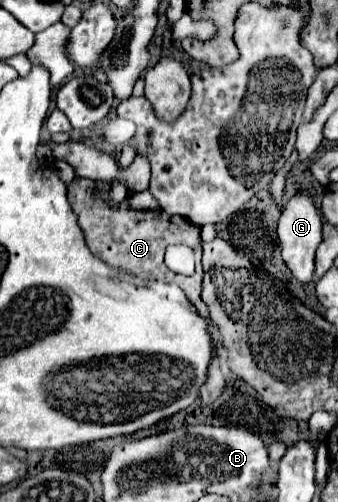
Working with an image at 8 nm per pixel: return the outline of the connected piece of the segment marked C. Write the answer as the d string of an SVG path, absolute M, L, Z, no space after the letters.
M74 179L70 185L68 185L68 201L78 217L78 225L84 233L84 239L86 239L86 245L88 249L98 257L102 259L104 263L116 273L124 273L130 275L131 277L138 278L144 282L152 281L152 279L158 279L158 281L174 281L184 293L186 297L196 305L196 309L200 311L202 317L210 319L208 315L208 309L206 305L202 303L200 299L200 283L202 283L202 263L198 261L196 263L196 273L192 277L184 277L184 275L176 275L172 273L166 263L164 263L164 249L172 243L184 243L184 245L190 245L192 249L200 249L200 227L194 227L188 219L184 217L170 217L168 213L164 211L120 211L118 207L110 207L110 203L102 201L102 199L94 199L94 181L90 179Z

